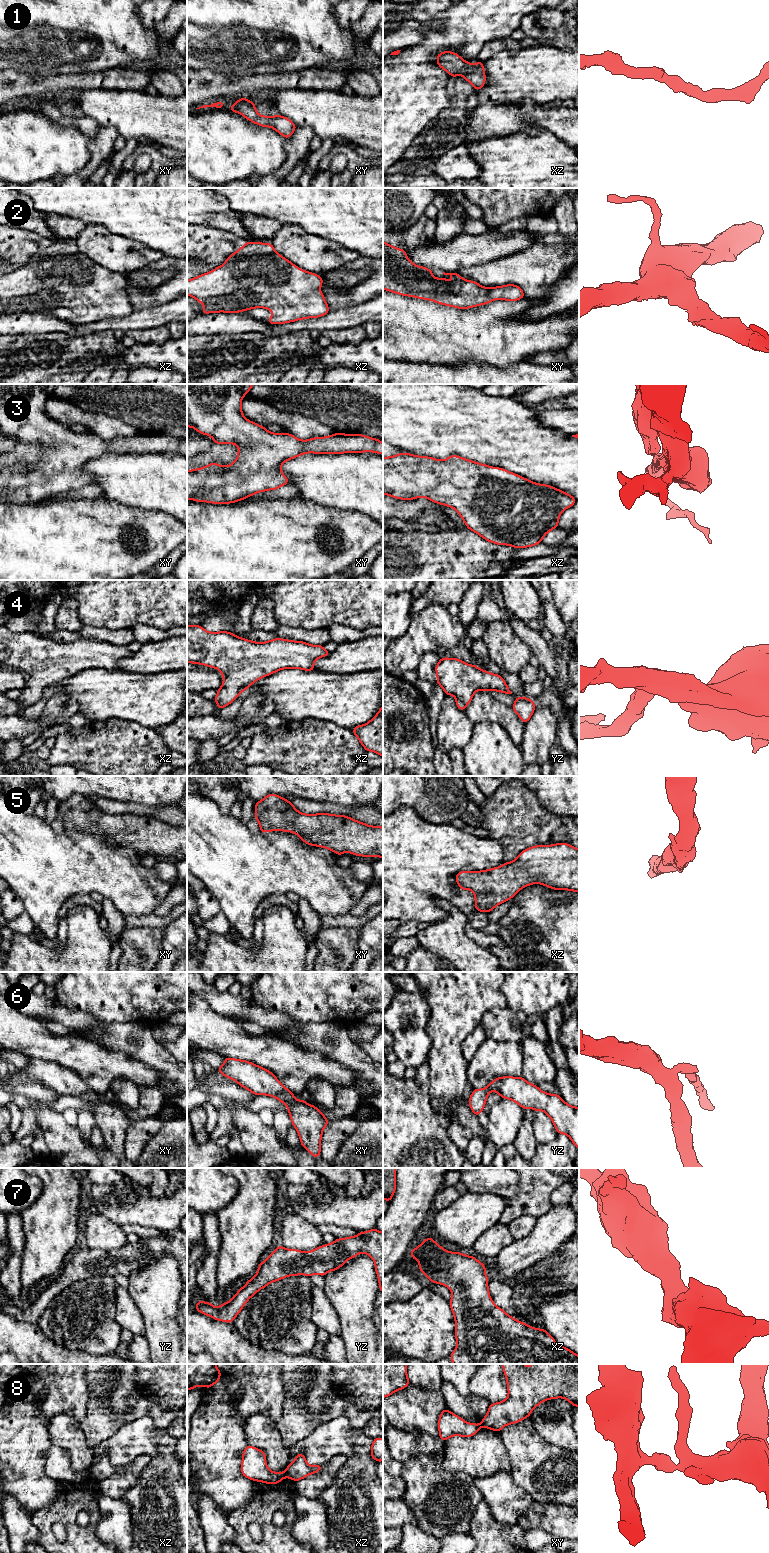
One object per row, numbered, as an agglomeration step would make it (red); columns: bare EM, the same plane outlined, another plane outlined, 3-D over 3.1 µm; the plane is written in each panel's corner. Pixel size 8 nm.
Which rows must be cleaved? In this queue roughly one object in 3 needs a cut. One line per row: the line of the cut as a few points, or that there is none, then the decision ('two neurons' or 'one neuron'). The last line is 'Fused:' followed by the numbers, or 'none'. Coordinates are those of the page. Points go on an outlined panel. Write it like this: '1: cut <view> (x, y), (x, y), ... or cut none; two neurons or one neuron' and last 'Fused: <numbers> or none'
1: cut none; one neuron
2: cut none; one neuron
3: cut none; one neuron
4: cut none; one neuron
5: cut none; one neuron
6: cut none; one neuron
7: cut none; one neuron
8: cut xz (284, 1473), (286, 1476); two neurons
Fused: 8

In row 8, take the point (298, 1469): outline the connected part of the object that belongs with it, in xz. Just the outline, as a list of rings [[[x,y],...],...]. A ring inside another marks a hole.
[[[300,1453],[296,1455],[295,1460],[292,1461],[285,1469],[285,1475],[296,1482],[310,1474],[321,1471],[321,1468],[322,1464],[316,1466],[309,1465],[306,1462],[304,1454]]]

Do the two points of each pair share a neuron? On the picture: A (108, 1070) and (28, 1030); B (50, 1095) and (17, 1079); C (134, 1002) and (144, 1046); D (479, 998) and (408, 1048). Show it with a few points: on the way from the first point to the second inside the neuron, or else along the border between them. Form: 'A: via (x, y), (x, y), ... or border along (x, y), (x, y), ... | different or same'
A: via (88, 1059), (70, 1050), (48, 1046) | same
B: via (42, 1095), (25, 1085) | same
C: border along (115, 1023), (139, 1022), (150, 1027) | different
D: border along (424, 1029), (431, 1042), (427, 1058) | different

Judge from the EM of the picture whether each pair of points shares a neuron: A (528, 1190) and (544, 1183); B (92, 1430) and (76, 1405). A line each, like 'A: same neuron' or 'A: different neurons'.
A: same neuron
B: different neurons

